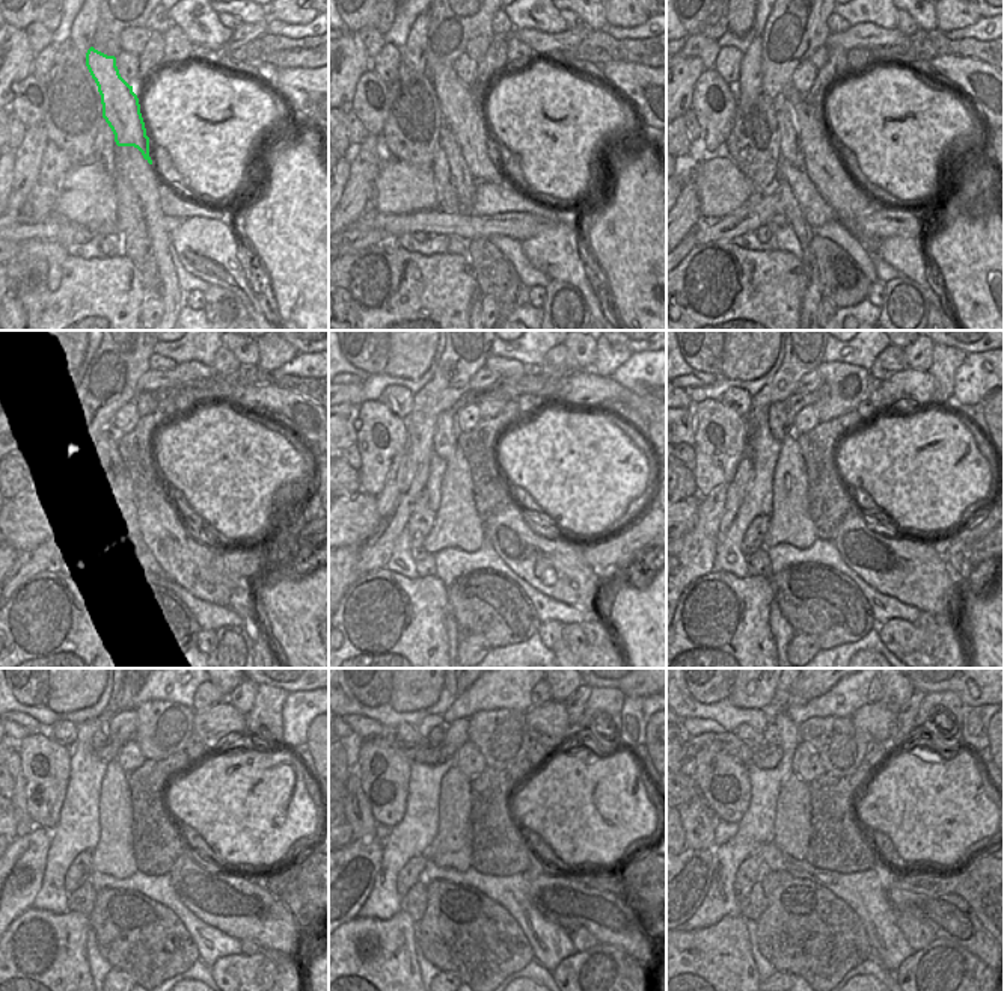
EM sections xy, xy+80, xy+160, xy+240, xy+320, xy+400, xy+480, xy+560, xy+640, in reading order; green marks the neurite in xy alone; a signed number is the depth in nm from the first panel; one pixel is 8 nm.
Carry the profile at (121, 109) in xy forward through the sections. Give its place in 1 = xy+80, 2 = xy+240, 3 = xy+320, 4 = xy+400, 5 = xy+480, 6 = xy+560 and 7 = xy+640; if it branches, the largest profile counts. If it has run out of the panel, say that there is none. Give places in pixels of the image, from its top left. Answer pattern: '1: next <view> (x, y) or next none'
1: next xy+80 (463, 116)
2: next xy+240 (196, 564)
3: next xy+320 (555, 566)
4: next xy+400 (909, 569)
5: next xy+480 (240, 907)
6: next xy+560 (563, 899)
7: next xy+640 (950, 917)

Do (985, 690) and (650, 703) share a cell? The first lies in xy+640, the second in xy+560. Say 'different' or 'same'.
different

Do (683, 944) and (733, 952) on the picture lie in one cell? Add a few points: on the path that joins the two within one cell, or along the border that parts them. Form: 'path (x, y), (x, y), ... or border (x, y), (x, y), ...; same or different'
path (695, 944), (704, 952), (721, 952); same

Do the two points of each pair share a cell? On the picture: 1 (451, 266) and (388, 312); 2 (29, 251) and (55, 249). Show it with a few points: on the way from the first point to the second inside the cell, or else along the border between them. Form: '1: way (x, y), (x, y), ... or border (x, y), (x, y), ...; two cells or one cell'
1: way (436, 281), (403, 312); one cell
2: way (35, 249), (48, 249); one cell

